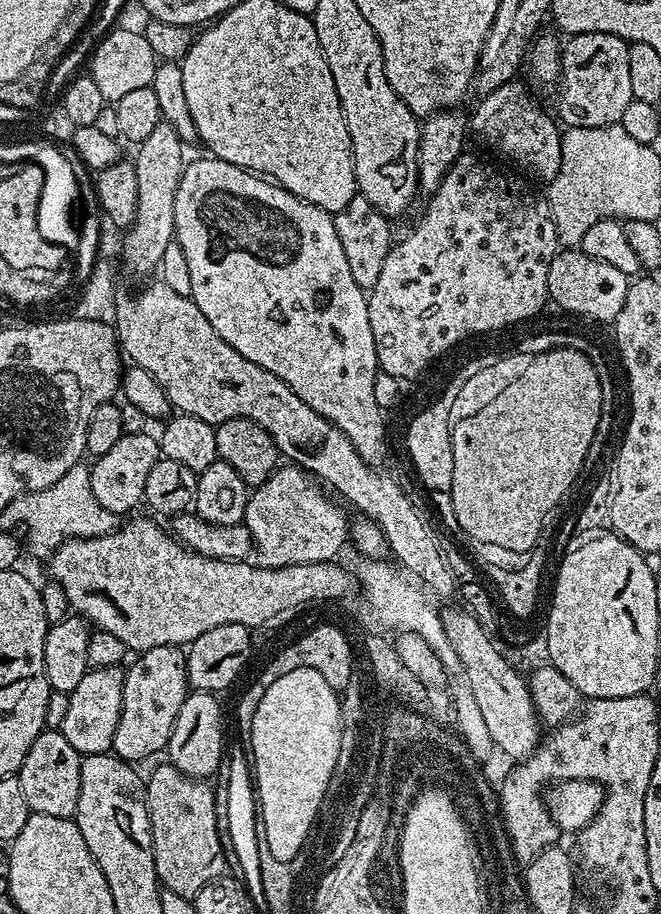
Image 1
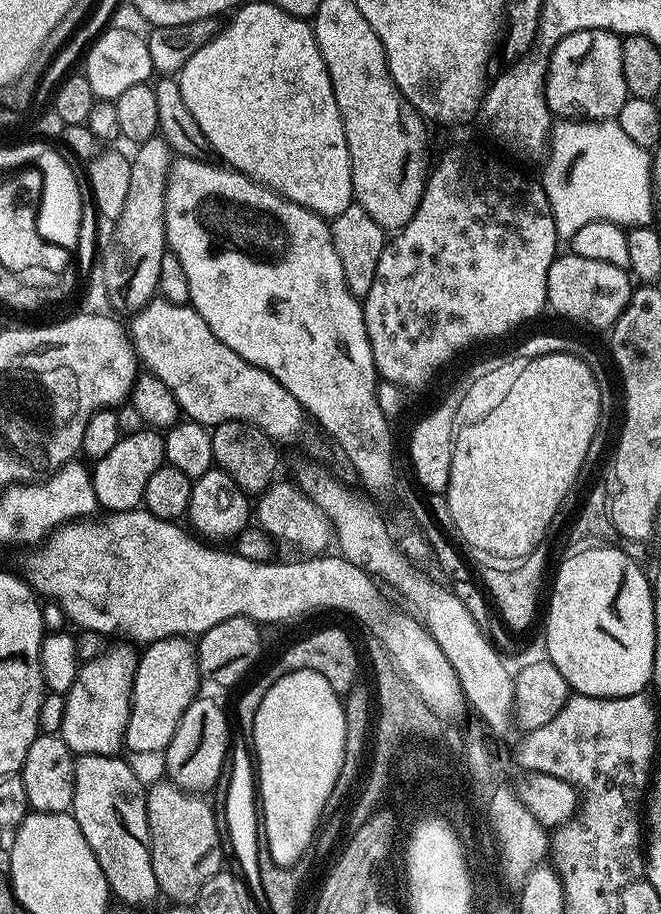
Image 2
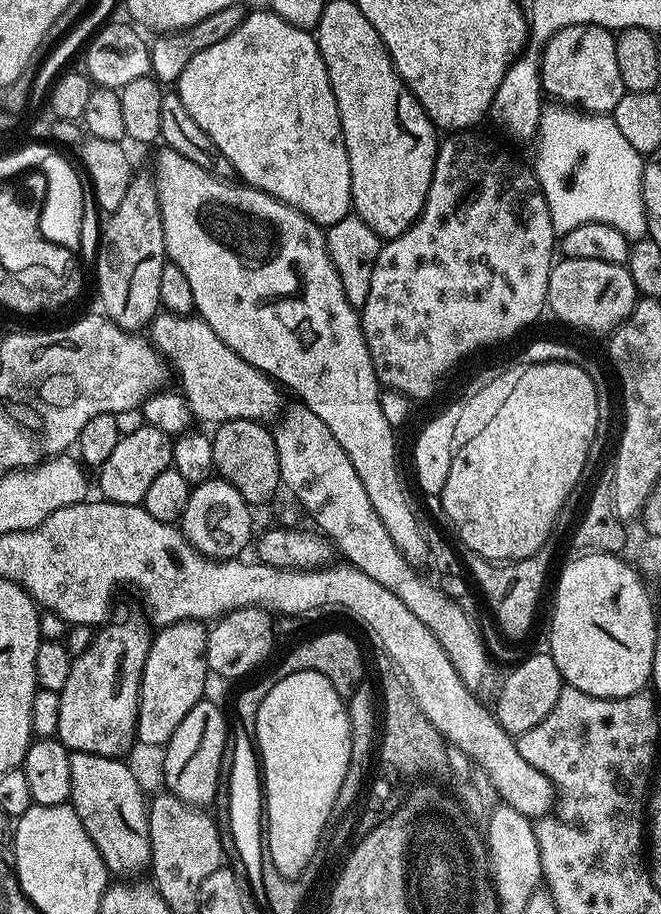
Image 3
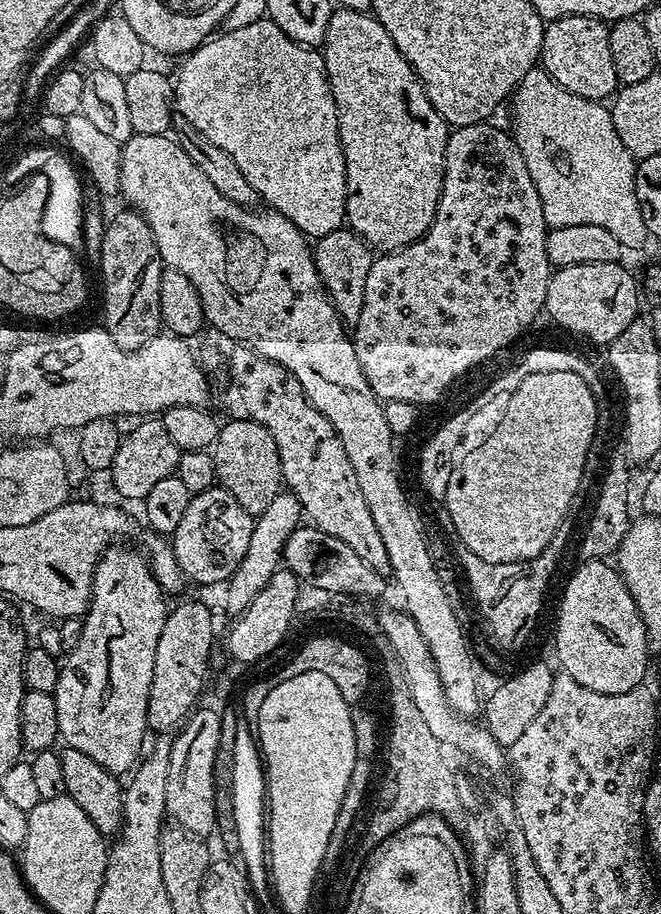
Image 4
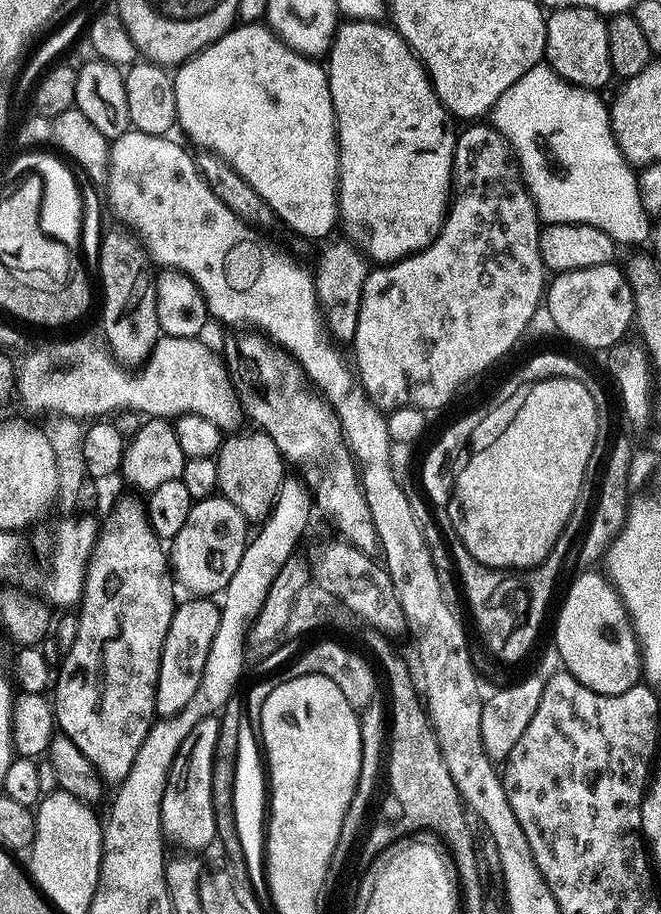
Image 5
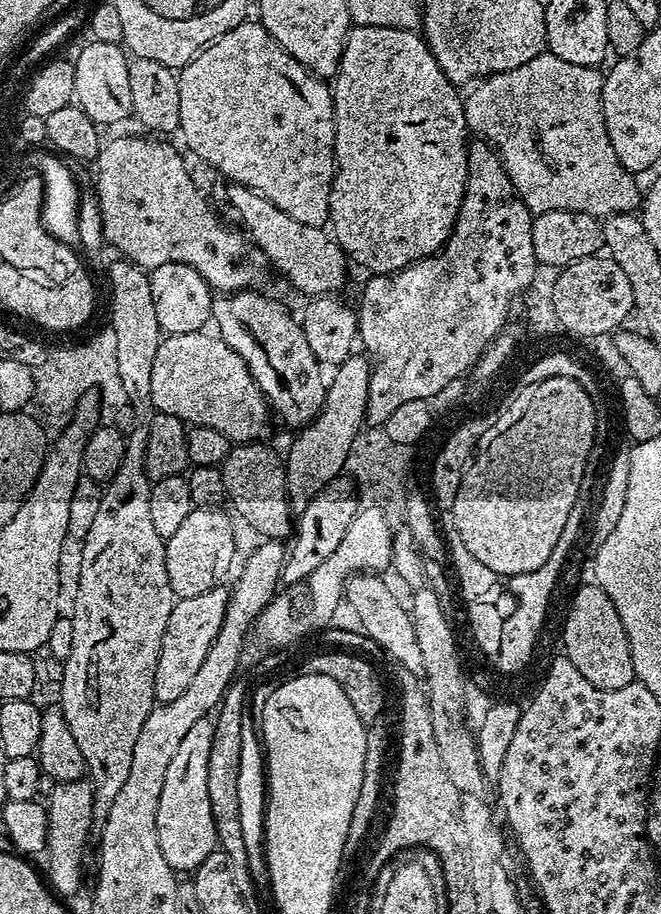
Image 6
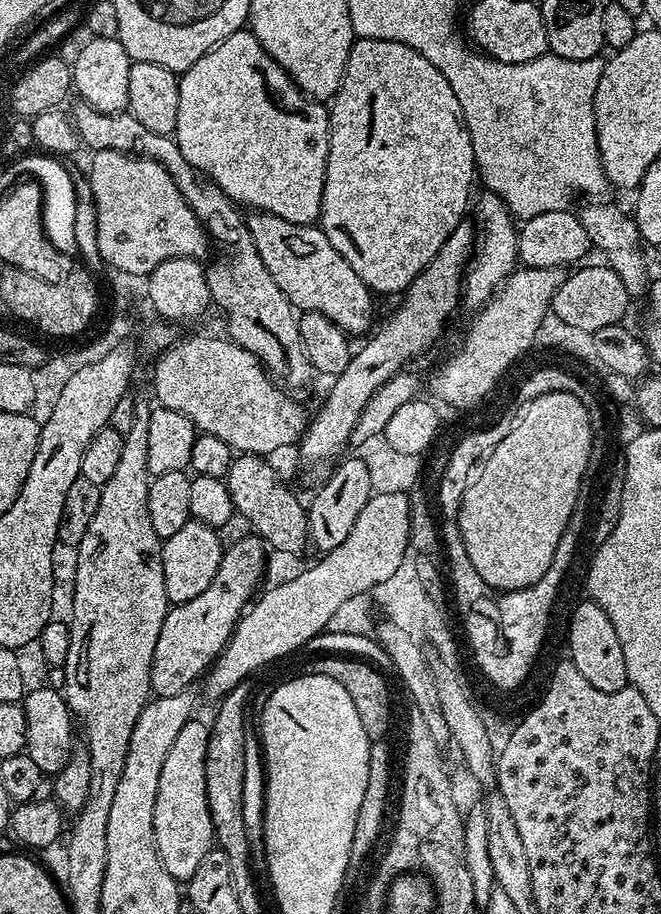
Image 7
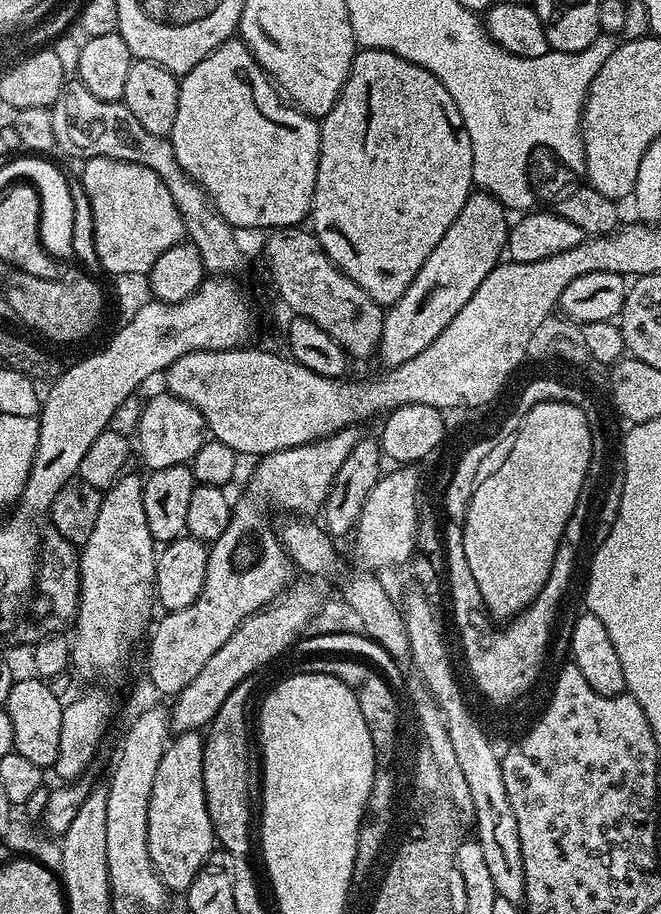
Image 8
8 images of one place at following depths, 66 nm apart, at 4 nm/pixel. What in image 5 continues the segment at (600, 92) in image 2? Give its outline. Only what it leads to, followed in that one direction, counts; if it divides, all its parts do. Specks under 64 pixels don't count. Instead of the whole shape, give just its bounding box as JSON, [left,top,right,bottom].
[546,6,614,90]

